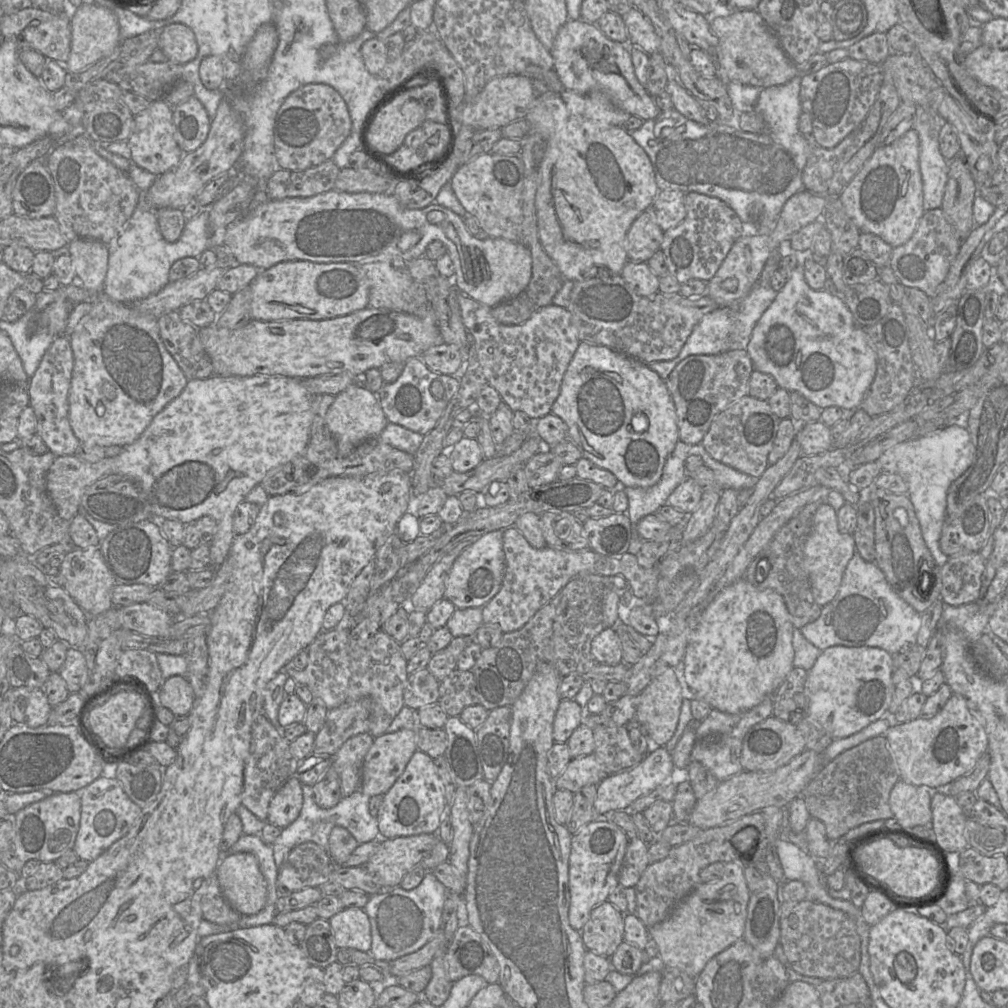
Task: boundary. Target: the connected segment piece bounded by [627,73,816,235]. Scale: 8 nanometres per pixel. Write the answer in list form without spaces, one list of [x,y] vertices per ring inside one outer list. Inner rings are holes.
[[[799,73],[784,85],[762,90],[754,108],[754,112],[760,115],[767,125],[767,130],[761,134],[742,131],[735,120],[733,123],[699,124],[685,118],[675,108],[661,111],[656,118],[644,121],[639,129],[627,132],[648,155],[659,191],[697,192],[718,198],[737,213],[747,231],[768,235],[775,229],[787,200],[804,189],[802,172],[816,145],[812,136],[805,137],[798,128],[799,117],[803,112],[800,102],[801,82],[802,74]]]

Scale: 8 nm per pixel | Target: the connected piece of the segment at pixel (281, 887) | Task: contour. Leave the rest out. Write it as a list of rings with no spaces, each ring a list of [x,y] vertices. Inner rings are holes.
[[[304,842],[295,846],[278,868],[276,889],[279,897],[286,897],[306,887],[319,887],[329,881],[335,862],[330,854],[314,842]]]

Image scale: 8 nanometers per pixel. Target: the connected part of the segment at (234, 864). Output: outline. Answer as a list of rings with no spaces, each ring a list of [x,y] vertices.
[[[221,852],[216,875],[225,899],[238,913],[255,915],[264,908],[267,883],[254,854],[238,852],[225,856]]]

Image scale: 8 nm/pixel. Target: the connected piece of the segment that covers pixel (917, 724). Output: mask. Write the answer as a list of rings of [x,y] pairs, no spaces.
[[[952,694],[935,716],[920,716],[909,722],[893,723],[884,736],[896,762],[900,779],[932,790],[970,772],[988,750],[984,727],[970,711],[967,700],[959,694]]]

